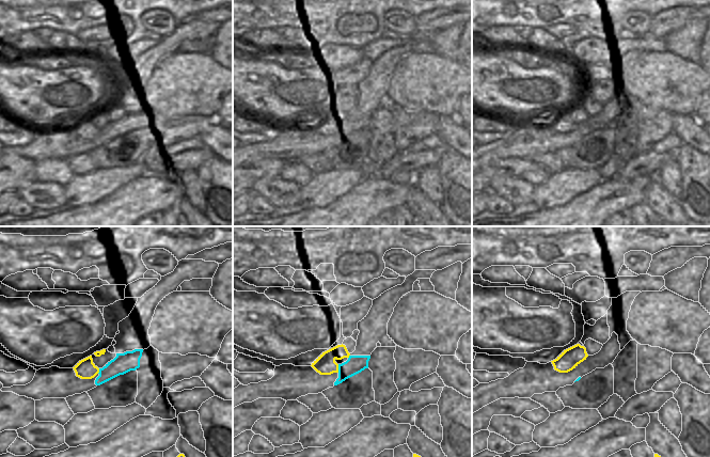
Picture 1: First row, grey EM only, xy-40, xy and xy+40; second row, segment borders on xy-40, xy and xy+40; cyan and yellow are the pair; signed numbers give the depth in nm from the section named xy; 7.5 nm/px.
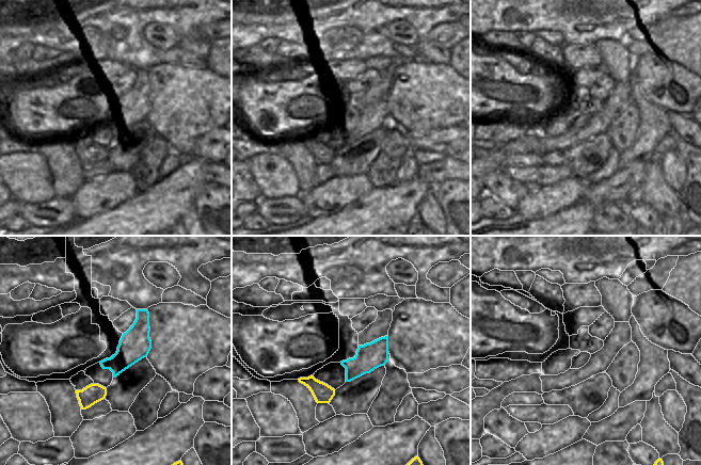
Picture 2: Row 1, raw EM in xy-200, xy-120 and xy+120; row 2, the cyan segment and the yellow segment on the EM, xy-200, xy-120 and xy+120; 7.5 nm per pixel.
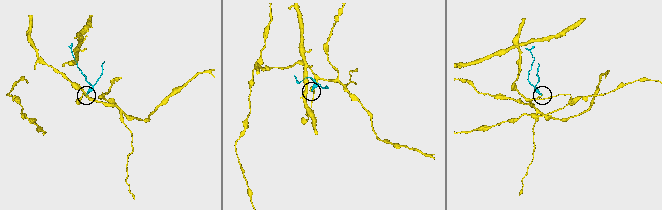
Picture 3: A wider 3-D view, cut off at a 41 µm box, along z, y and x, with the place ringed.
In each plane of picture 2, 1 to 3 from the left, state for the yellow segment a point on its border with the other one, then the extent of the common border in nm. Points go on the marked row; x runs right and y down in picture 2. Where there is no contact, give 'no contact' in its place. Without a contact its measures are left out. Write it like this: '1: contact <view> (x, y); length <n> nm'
1: no contact
2: no contact
3: no contact

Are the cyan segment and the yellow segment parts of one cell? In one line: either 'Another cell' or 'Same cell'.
Another cell.

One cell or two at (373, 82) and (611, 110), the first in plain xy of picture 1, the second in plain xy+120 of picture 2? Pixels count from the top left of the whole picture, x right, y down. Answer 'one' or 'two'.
one

